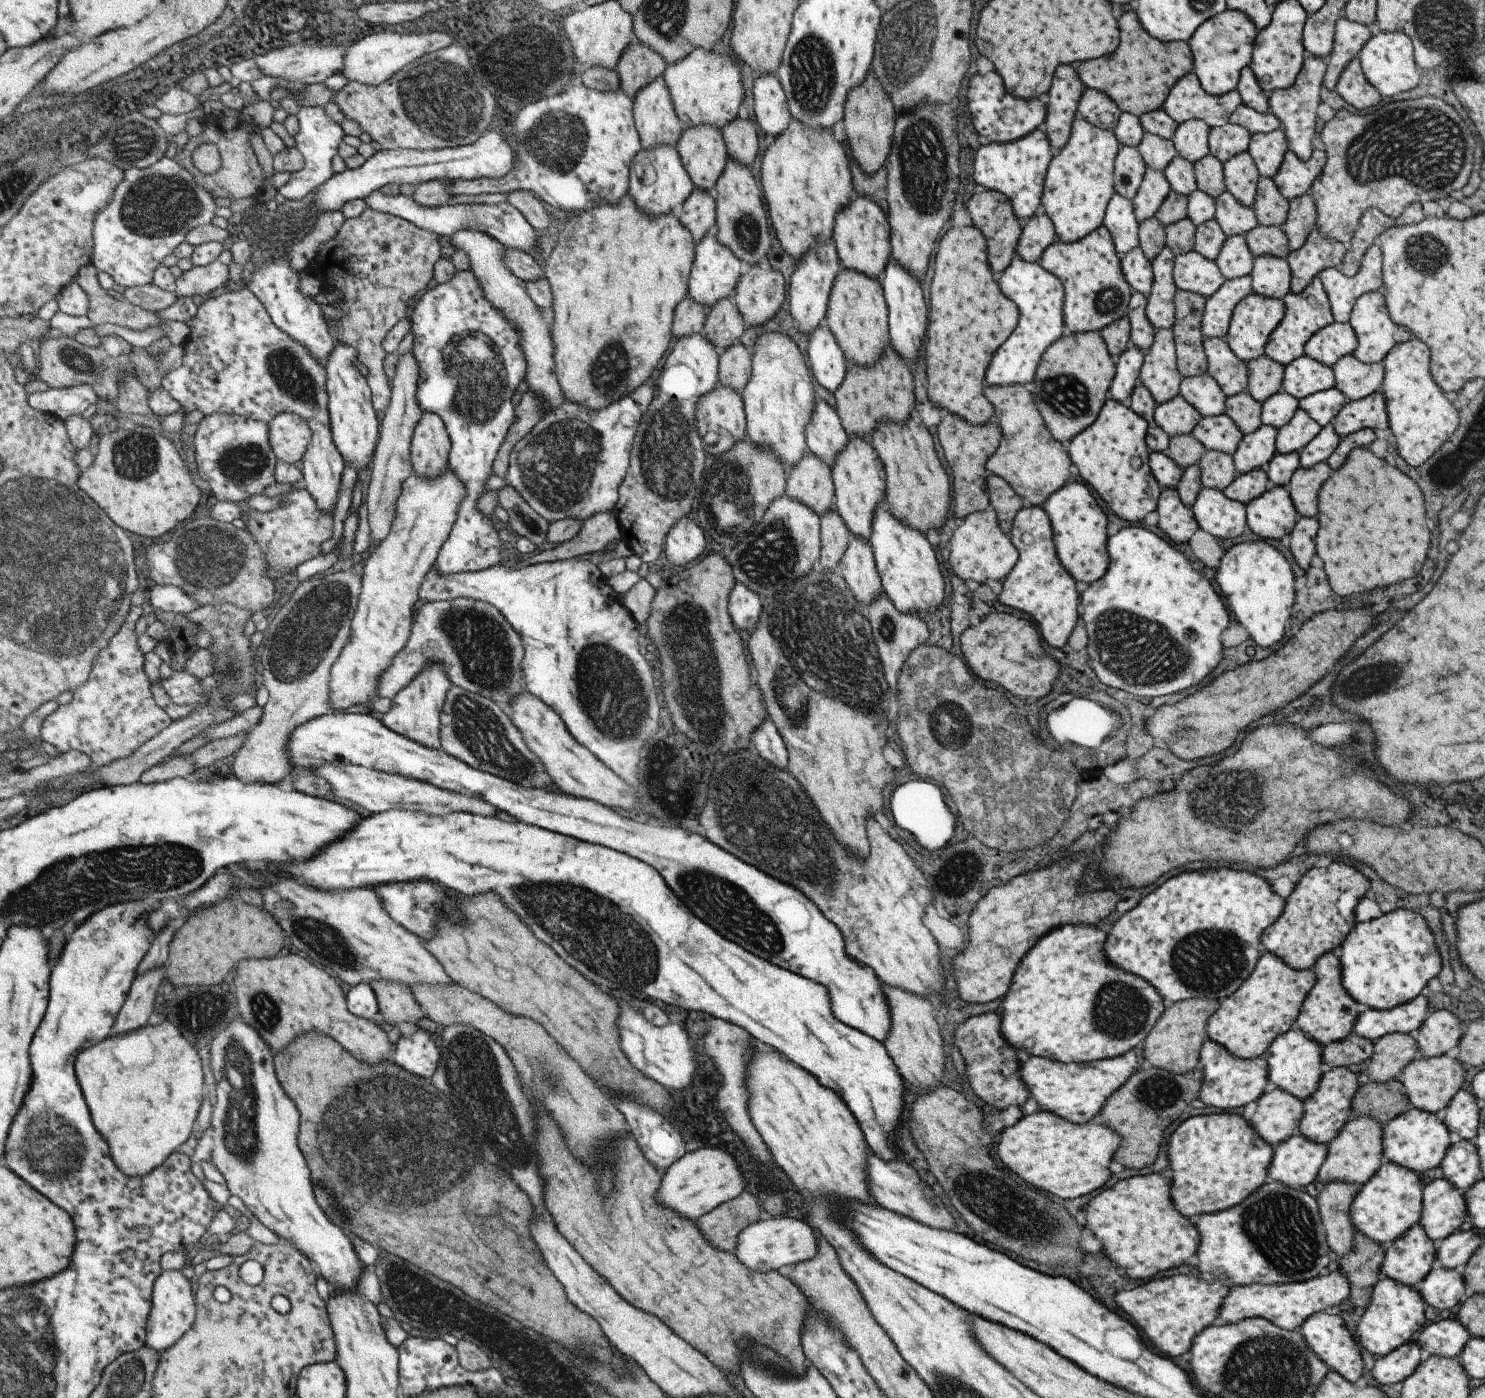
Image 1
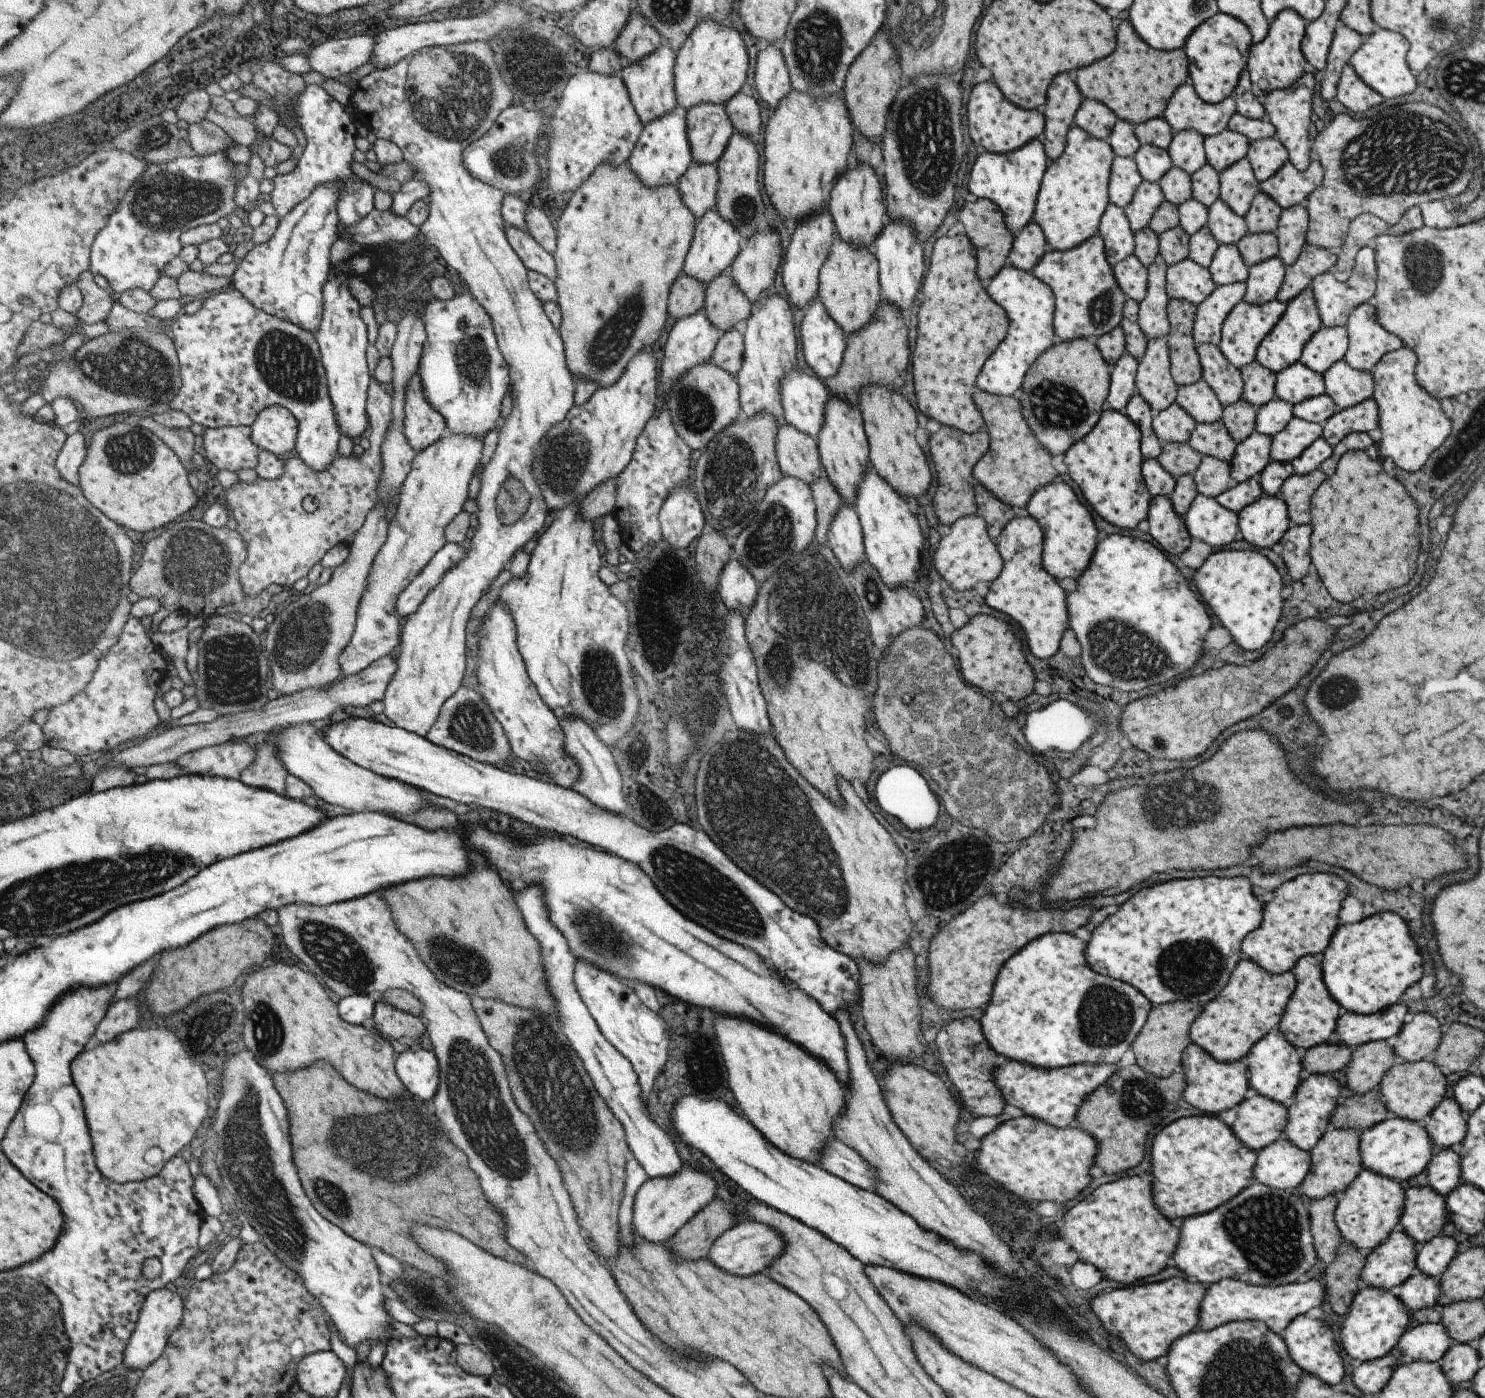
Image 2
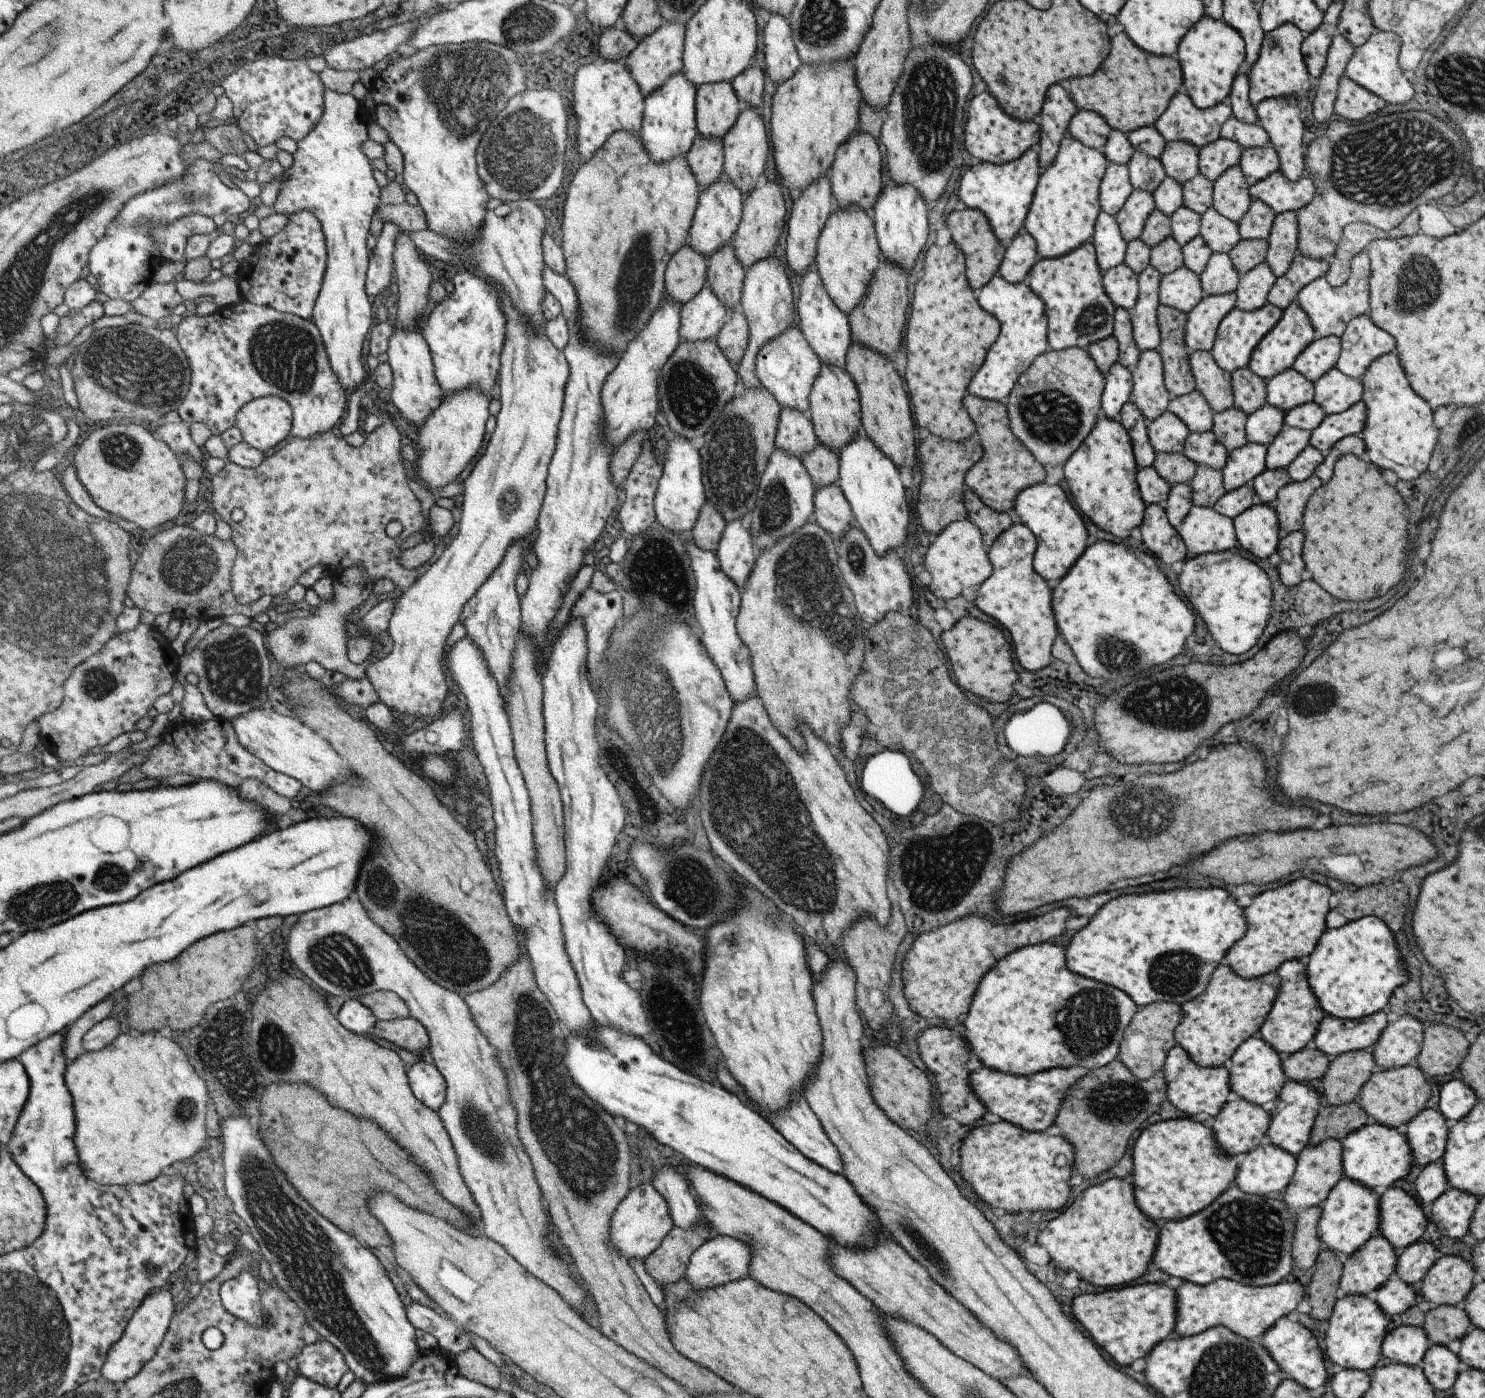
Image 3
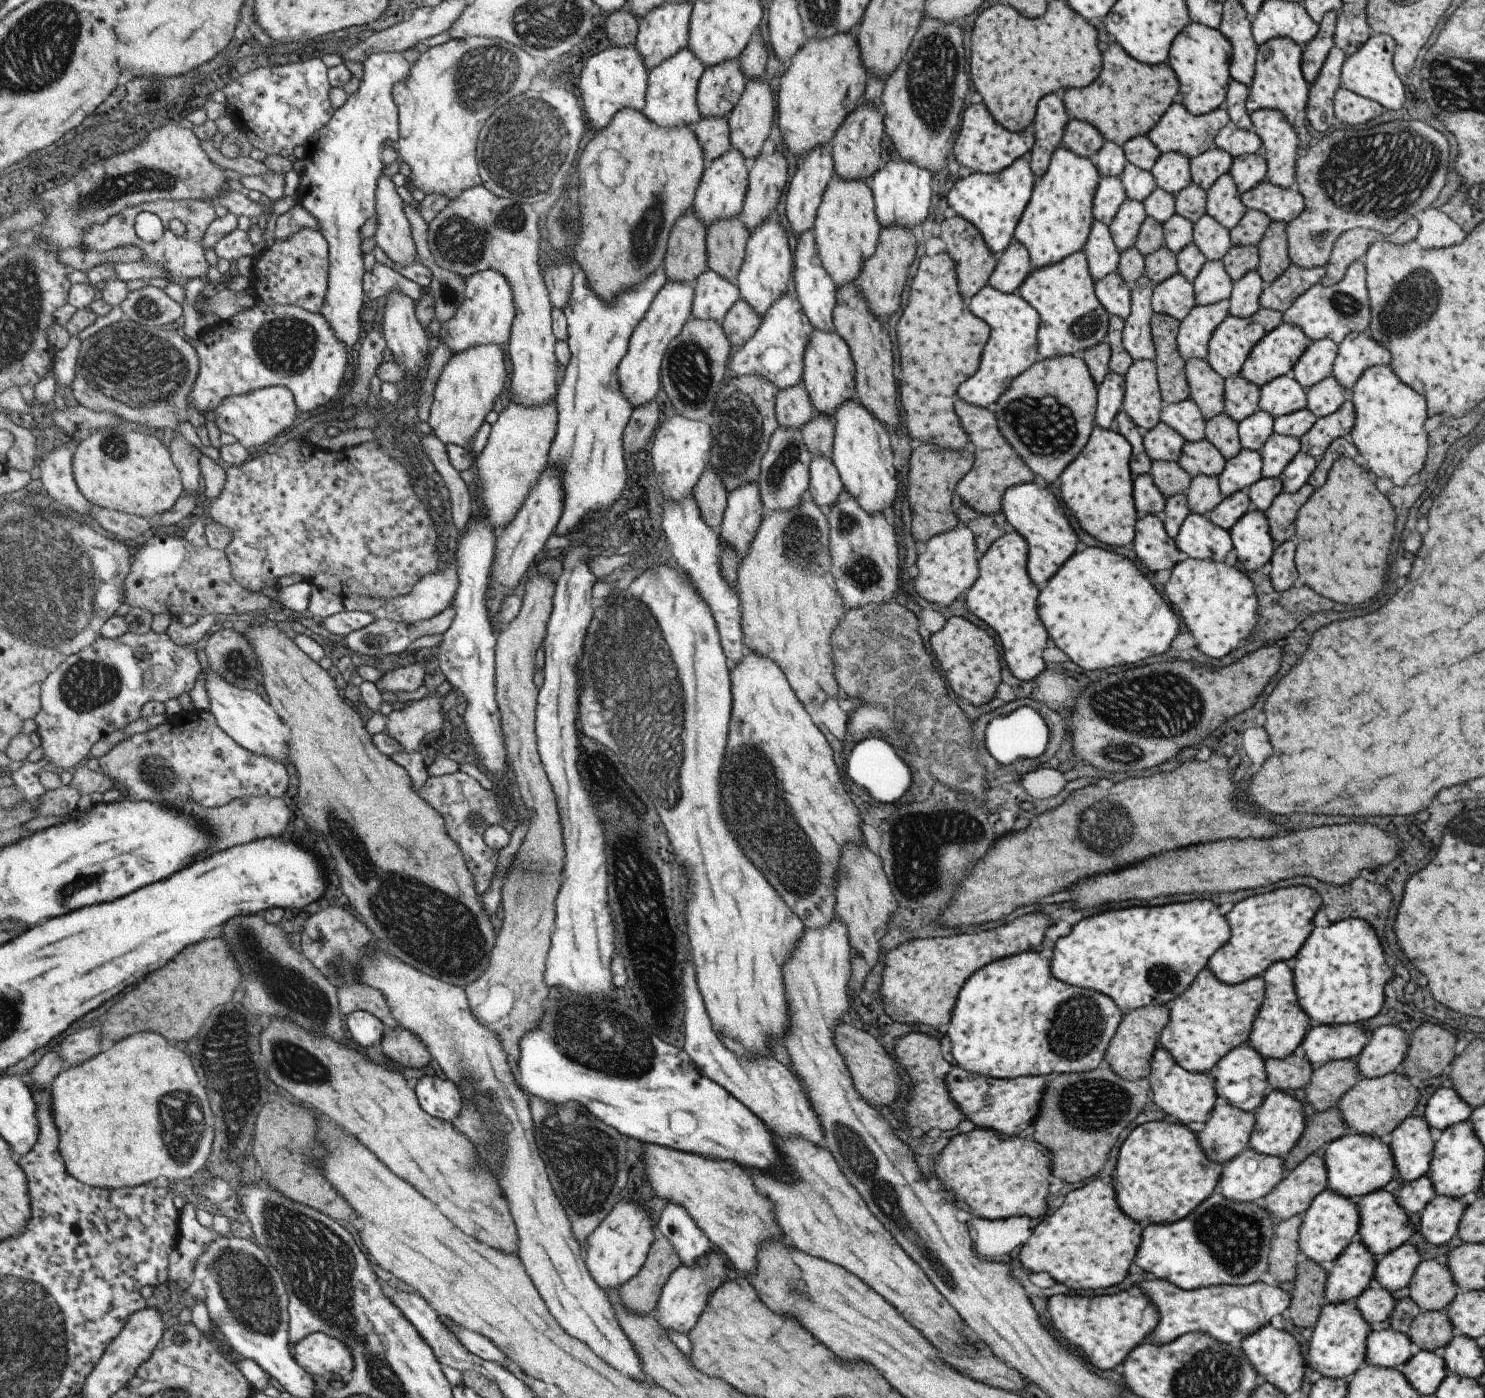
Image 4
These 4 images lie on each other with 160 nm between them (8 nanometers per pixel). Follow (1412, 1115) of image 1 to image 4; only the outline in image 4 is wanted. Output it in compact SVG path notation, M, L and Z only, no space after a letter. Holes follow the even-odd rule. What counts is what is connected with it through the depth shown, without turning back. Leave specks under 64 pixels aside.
M1351 1132L1331 1141L1322 1156L1326 1188L1348 1199L1382 1189L1393 1178L1394 1160L1386 1138Z

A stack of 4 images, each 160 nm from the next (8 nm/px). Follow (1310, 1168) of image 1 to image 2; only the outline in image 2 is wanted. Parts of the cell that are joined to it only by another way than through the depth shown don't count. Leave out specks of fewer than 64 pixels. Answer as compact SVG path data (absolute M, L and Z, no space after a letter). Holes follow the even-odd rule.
M1278 1138L1256 1152L1252 1181L1289 1192L1299 1188L1309 1169L1309 1153Z

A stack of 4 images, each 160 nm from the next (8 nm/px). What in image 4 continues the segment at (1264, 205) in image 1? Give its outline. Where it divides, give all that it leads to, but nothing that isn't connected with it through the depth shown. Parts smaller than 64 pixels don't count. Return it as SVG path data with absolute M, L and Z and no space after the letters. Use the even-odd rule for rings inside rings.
M1246 209L1241 220L1229 231L1232 246L1256 245L1271 222L1270 218L1253 209Z

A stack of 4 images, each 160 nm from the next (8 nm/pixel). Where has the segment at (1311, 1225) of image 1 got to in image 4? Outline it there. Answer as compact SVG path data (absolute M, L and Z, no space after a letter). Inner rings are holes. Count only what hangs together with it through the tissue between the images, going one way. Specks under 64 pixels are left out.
M1213 1190L1181 1220L1149 1224L1144 1228L1132 1261L1150 1278L1163 1279L1183 1290L1211 1285L1248 1285L1259 1281L1259 1276L1268 1270L1268 1252L1275 1224L1268 1210L1254 1203L1227 1200L1219 1190Z

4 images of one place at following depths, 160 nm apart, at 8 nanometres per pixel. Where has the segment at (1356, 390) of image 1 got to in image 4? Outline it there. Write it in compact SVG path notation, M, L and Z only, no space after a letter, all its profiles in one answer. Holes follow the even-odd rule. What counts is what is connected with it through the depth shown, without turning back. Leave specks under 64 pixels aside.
M1333 375L1326 376L1305 391L1306 409L1316 418L1335 412L1340 404L1349 400L1352 393L1348 388L1342 387Z

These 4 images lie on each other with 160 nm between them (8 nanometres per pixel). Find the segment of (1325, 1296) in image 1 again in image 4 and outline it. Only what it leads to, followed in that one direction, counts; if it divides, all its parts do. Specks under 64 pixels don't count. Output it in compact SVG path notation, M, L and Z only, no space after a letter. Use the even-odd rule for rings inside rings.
M1150 1278L1135 1285L1137 1289L1156 1306L1159 1315L1156 1327L1150 1332L1147 1341L1151 1343L1165 1344L1187 1333L1203 1333L1220 1343L1238 1346L1238 1344L1252 1332L1259 1330L1269 1322L1271 1316L1281 1314L1290 1305L1290 1293L1288 1285L1271 1286L1257 1281L1248 1285L1211 1285L1196 1289L1183 1290L1163 1279Z

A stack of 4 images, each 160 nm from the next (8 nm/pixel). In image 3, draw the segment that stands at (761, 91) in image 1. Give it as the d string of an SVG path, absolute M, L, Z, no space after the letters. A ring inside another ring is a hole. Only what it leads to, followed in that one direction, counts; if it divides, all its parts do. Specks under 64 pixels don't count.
M771 13L763 29L764 74L779 84L792 77L800 65L787 18Z

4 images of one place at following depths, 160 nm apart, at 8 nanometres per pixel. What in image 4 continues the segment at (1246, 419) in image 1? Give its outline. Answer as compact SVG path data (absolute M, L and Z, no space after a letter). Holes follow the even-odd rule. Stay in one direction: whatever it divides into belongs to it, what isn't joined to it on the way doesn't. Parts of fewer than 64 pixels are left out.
M1219 413L1204 422L1204 438L1214 444L1225 460L1235 456L1242 448L1237 423L1227 413Z

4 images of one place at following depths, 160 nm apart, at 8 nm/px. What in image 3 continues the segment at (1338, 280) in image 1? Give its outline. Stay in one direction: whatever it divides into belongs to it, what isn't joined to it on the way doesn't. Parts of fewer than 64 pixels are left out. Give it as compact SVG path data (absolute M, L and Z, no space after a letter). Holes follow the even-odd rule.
M1363 250L1352 258L1349 276L1341 286L1331 286L1327 280L1325 280L1325 277L1319 277L1308 282L1296 294L1295 302L1303 309L1303 312L1307 314L1315 331L1315 339L1329 335L1340 337L1349 319L1357 315L1368 314L1369 265L1370 260L1368 259L1366 251Z

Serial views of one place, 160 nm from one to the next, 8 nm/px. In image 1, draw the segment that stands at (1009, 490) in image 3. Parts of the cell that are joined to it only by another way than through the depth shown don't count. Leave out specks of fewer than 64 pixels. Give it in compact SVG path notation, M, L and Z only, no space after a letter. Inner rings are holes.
M1015 383L998 387L985 385L982 393L995 409L994 420L1002 432L1002 440L986 460L987 472L1005 479L1014 493L1024 500L1025 507L1041 507L1050 494L1068 482L1071 461L1067 451L1044 426L1028 386Z

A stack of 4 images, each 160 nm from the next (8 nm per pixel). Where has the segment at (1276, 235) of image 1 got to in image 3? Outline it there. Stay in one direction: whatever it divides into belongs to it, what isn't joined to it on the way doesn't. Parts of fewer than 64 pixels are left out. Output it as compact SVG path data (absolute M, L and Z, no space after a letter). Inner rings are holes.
M1240 238L1239 242L1231 250L1228 250L1227 256L1229 256L1237 274L1243 276L1243 273L1264 261L1267 249L1268 242L1266 240Z

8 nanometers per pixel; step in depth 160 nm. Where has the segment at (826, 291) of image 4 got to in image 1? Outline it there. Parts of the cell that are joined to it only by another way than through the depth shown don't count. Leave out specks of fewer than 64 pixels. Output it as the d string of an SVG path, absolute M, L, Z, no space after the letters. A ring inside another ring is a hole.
M825 323L810 332L807 354L813 381L834 393L844 379L848 363Z

